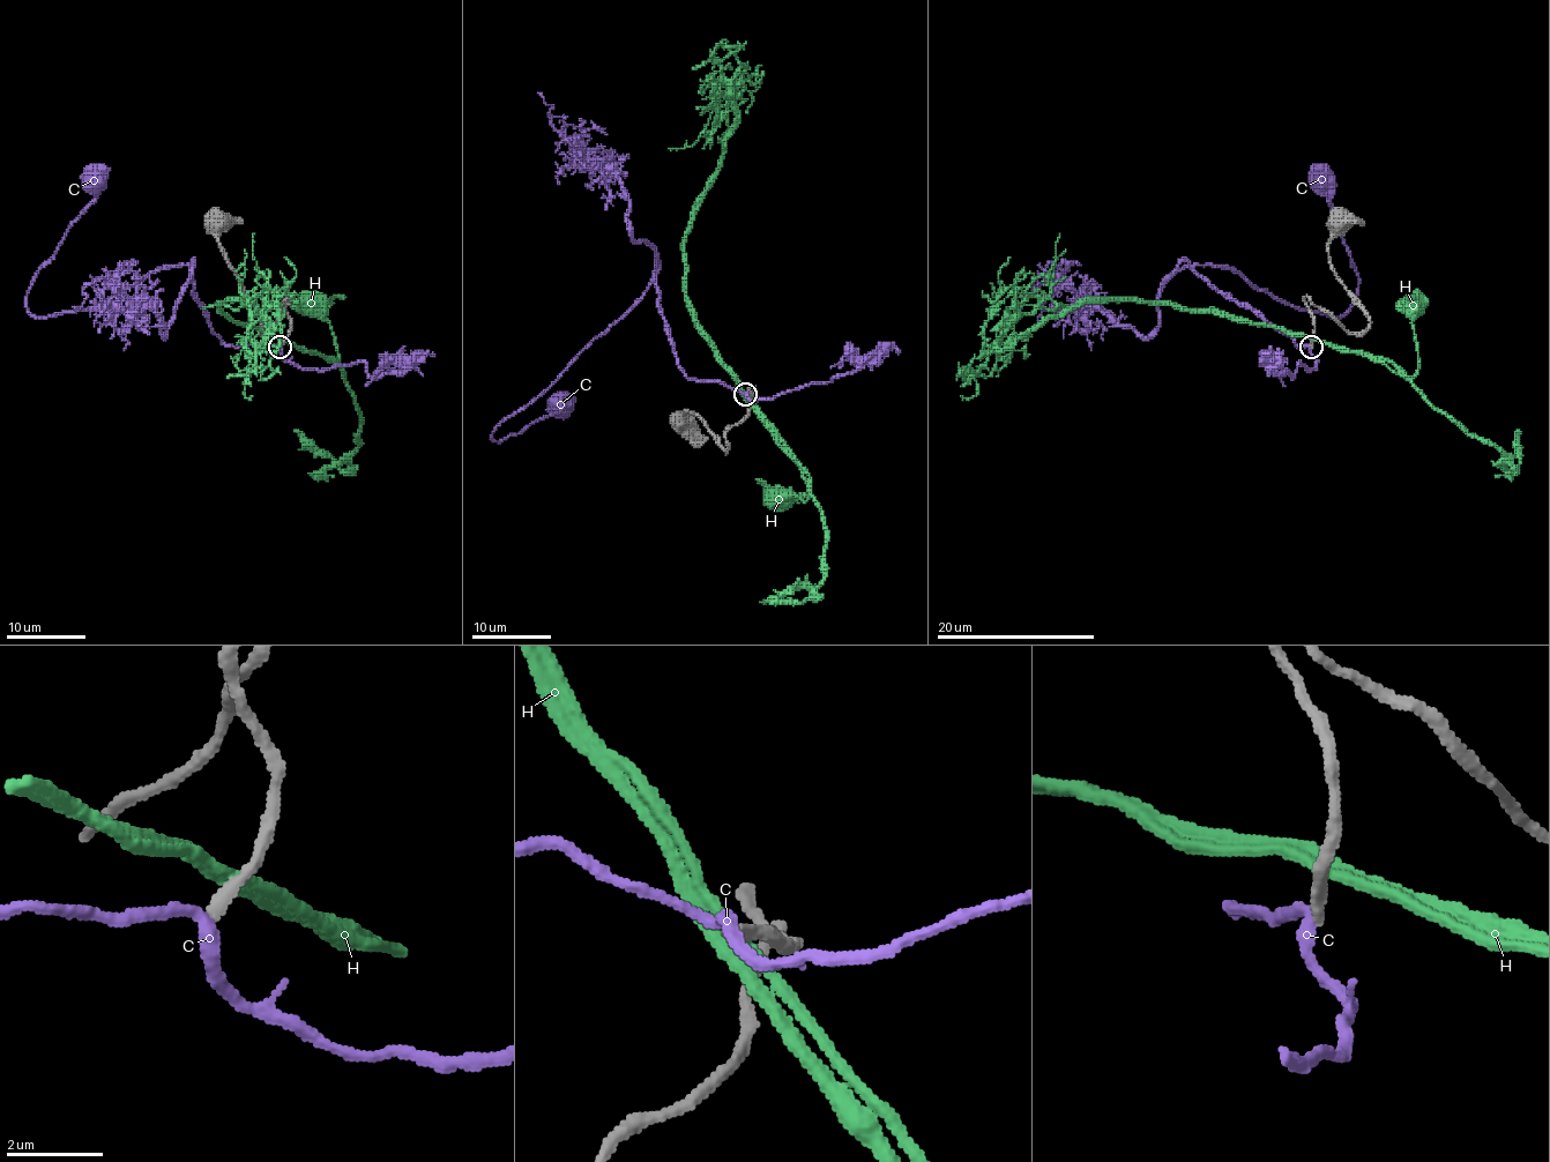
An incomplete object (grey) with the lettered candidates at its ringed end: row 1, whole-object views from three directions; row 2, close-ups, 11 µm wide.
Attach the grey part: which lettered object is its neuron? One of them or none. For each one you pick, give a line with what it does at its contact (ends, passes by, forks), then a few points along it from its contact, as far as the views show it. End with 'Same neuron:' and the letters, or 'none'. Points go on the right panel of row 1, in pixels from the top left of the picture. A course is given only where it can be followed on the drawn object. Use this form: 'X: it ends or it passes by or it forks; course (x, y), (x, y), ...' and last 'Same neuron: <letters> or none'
Same neuron: none

